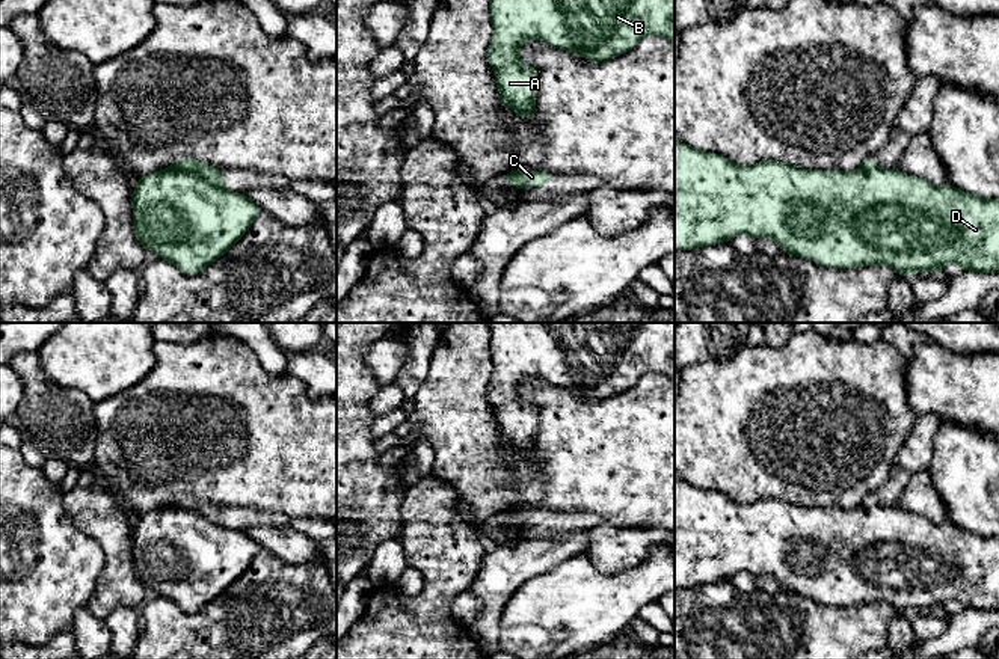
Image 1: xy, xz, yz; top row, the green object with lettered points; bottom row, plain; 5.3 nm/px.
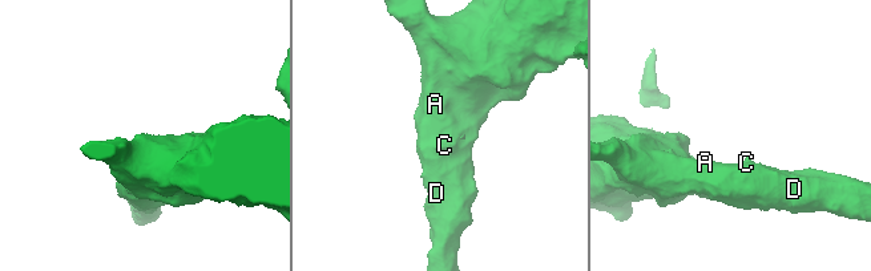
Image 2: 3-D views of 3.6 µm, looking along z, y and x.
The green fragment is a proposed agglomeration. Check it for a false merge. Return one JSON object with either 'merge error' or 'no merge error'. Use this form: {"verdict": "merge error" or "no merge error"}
{"verdict": "merge error"}

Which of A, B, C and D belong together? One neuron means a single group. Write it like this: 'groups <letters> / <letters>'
groups A B D / C

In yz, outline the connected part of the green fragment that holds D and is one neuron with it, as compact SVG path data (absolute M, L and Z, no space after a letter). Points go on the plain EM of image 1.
M675 480L675 587L717 582L739 572L756 578L770 575L783 591L825 605L884 602L908 615L922 608L940 611L951 600L958 602L963 609L999 609L999 537L976 535L951 522L939 525L899 507L818 508L774 498L742 504Z

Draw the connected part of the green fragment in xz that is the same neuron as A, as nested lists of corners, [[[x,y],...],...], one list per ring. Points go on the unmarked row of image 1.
[[[487,323],[493,372],[487,395],[493,406],[500,437],[521,455],[536,451],[534,433],[539,413],[534,404],[519,397],[518,388],[530,377],[543,379],[558,388],[576,389],[592,400],[605,400],[632,388],[646,372],[667,375],[675,386],[675,323]]]

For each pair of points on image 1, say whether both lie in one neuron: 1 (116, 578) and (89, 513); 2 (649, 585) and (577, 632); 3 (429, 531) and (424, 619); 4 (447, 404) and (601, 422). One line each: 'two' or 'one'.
1: one
2: one
3: one
4: one

